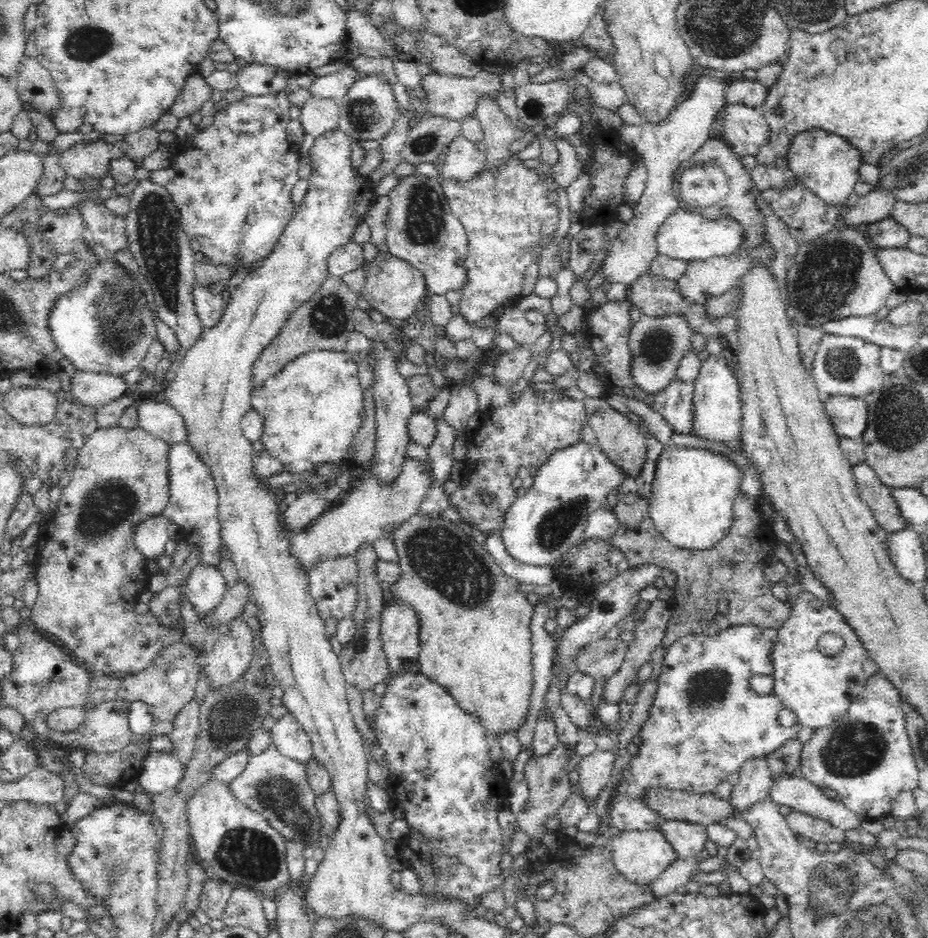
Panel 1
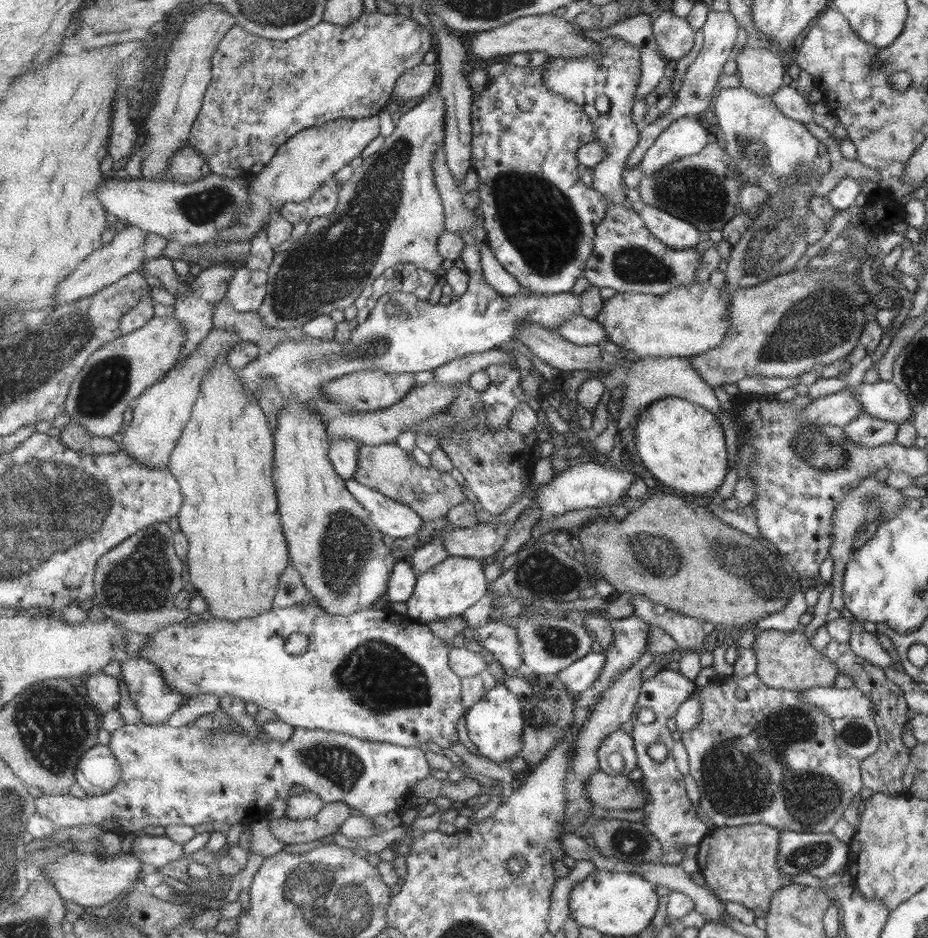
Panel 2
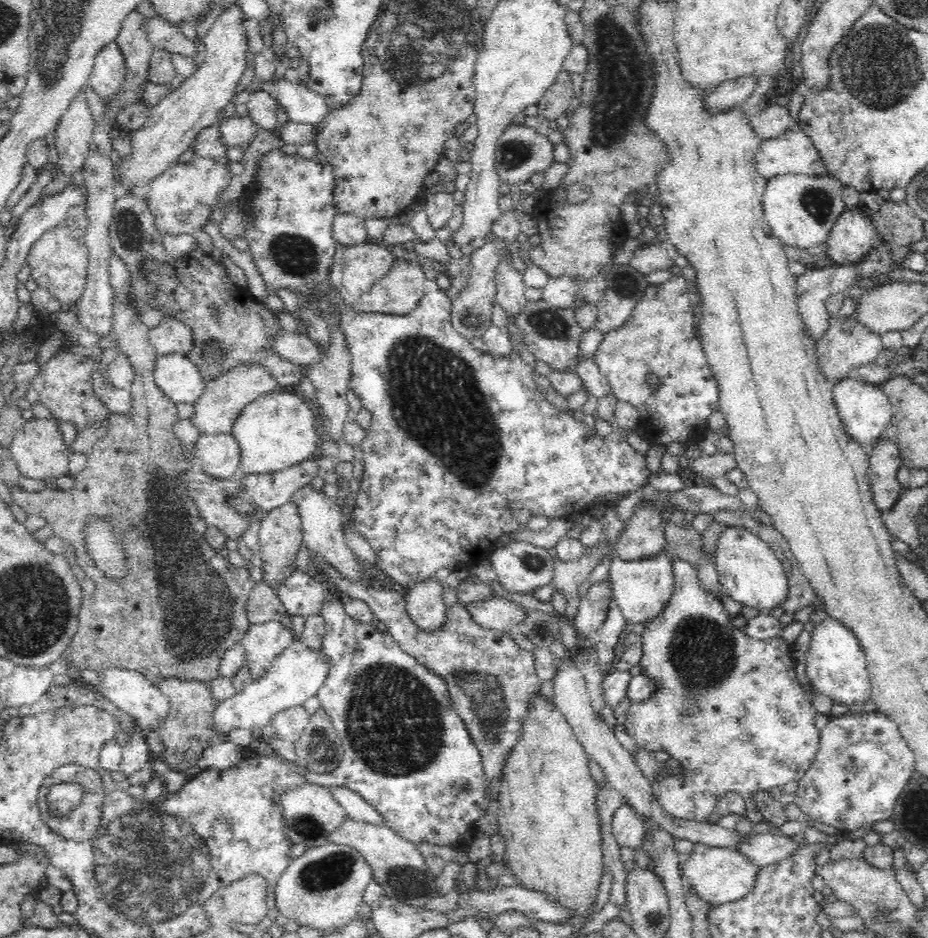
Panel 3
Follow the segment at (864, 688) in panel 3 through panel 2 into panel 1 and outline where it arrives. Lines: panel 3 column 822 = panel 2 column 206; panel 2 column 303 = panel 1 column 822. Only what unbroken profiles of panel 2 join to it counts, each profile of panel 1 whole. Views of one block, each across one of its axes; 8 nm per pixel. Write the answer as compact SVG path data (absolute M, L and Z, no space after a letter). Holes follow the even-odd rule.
M804 590L797 596L786 622L779 628L778 641L771 654L775 666L774 688L783 708L788 708L797 715L796 722L802 727L818 729L842 718L862 694L869 679L864 673L862 662L869 657L869 652L845 616L833 606ZM828 632L834 632L846 641L844 650L836 656L824 656L818 650L818 638Z

